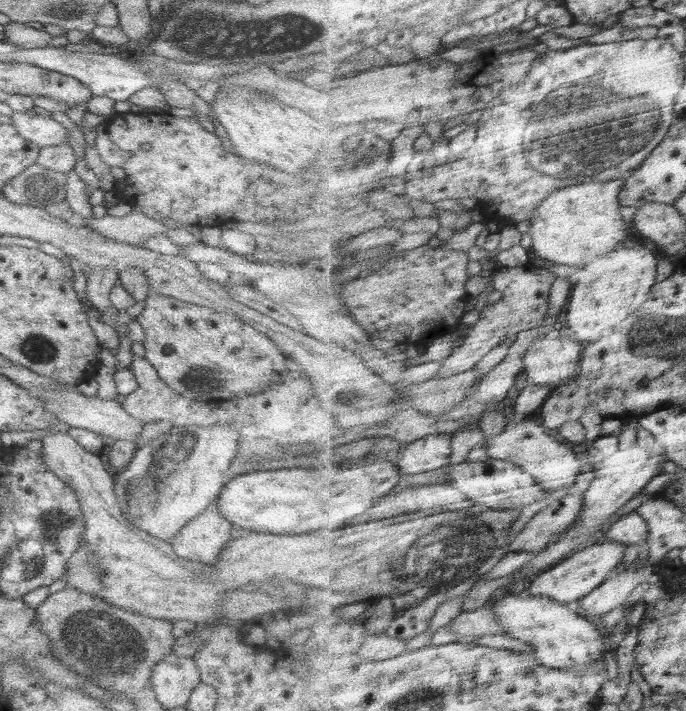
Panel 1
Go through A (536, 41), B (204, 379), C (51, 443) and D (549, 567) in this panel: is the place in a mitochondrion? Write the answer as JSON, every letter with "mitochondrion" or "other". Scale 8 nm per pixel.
{"A":"other","B":"mitochondrion","C":"other","D":"other"}

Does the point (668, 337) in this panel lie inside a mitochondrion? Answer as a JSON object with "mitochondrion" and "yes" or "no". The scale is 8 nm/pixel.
{"mitochondrion":"yes"}

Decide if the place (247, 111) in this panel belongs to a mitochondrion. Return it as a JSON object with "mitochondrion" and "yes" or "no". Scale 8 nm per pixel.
{"mitochondrion":"no"}

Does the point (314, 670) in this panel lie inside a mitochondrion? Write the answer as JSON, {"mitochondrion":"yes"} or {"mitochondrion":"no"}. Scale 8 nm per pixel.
{"mitochondrion":"no"}

